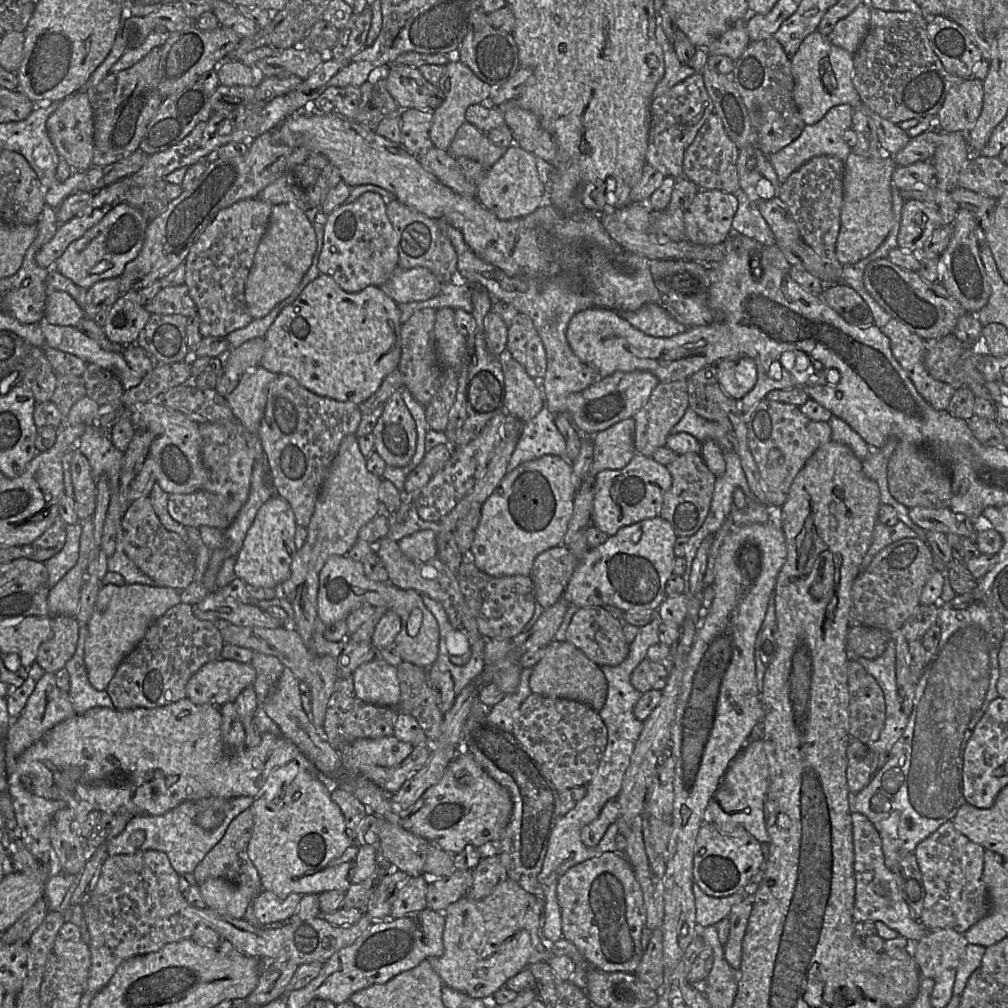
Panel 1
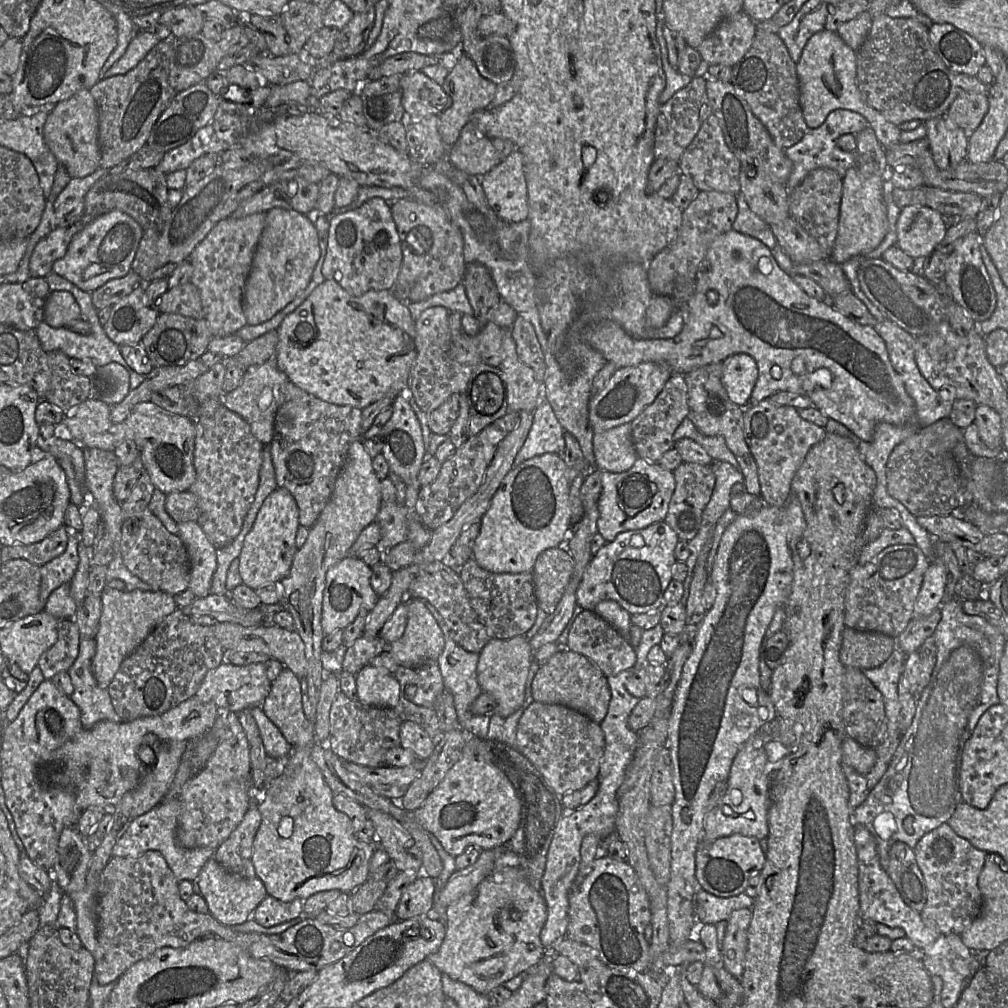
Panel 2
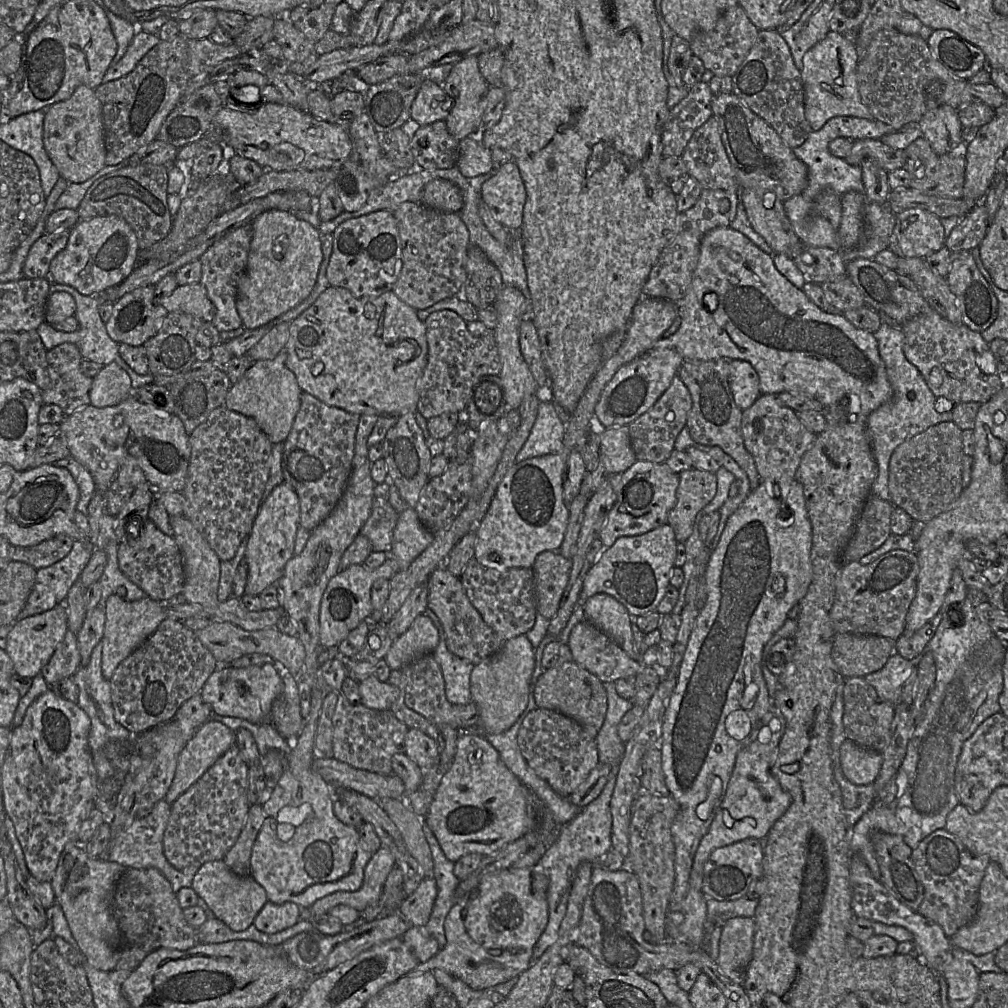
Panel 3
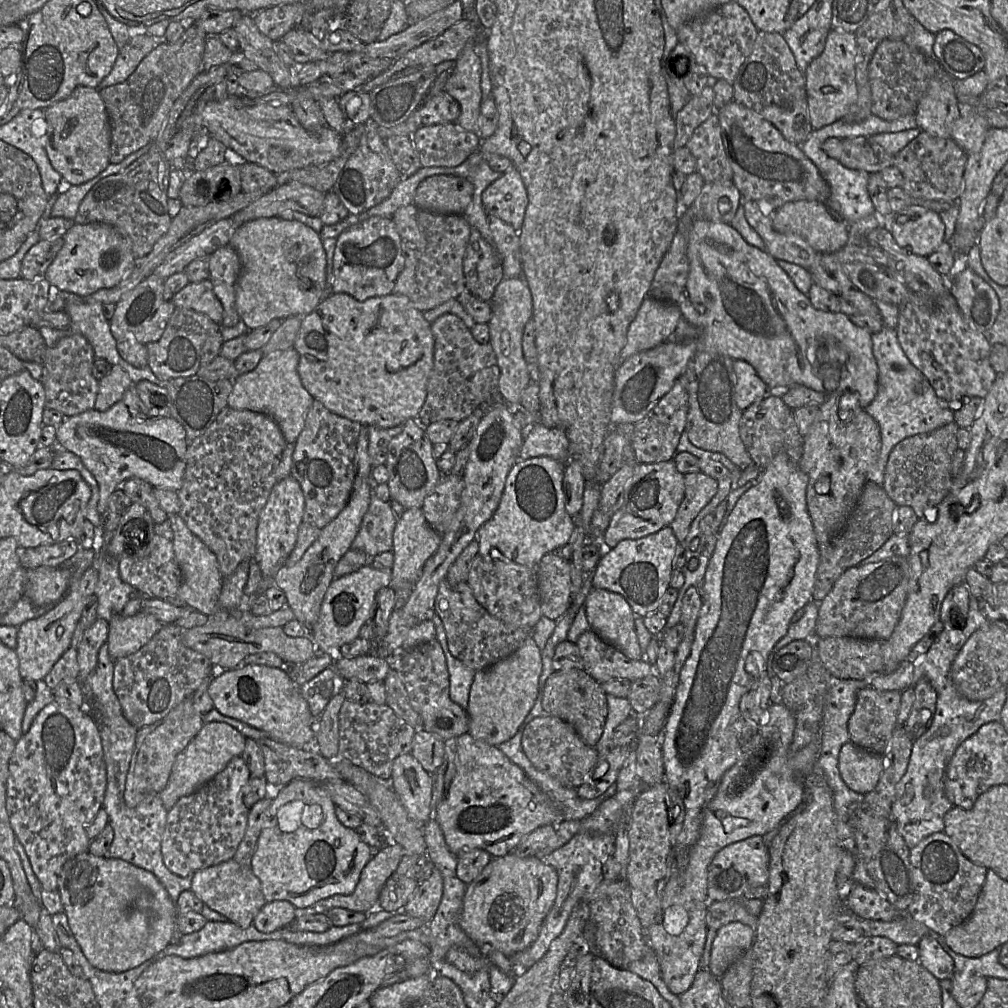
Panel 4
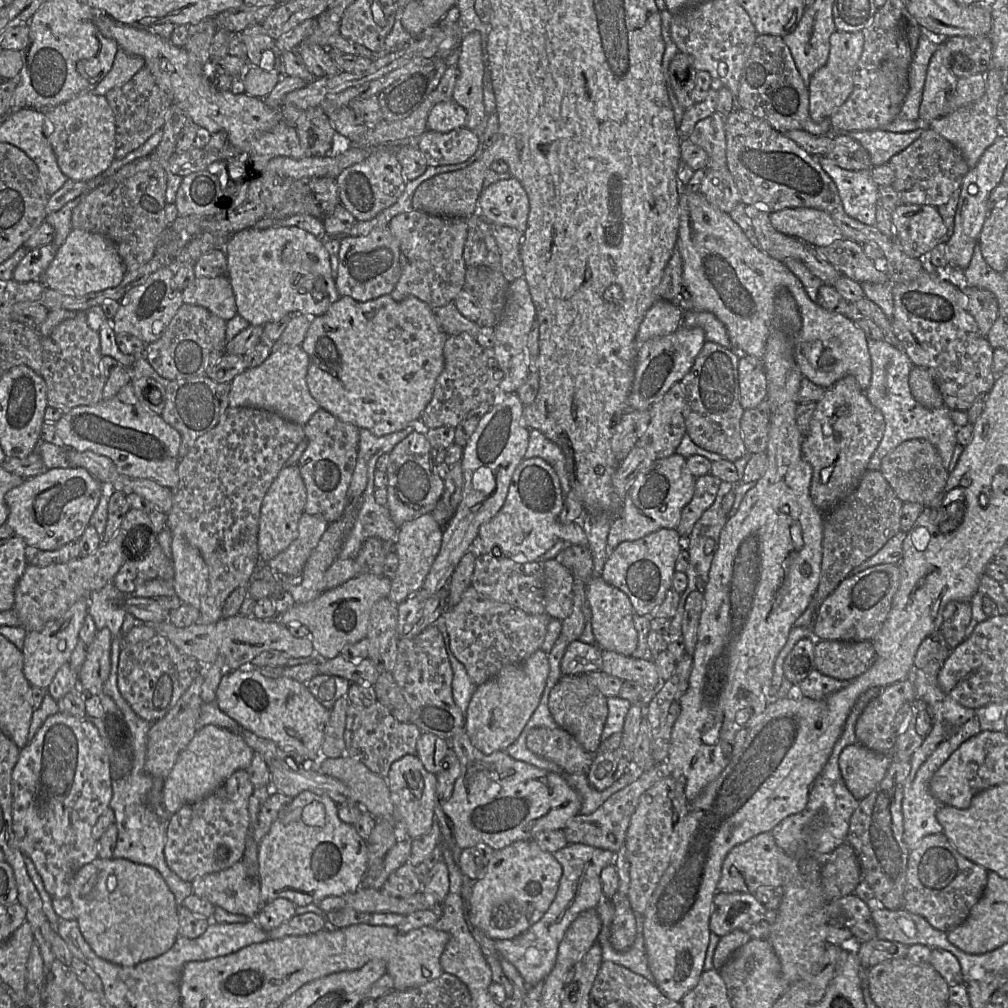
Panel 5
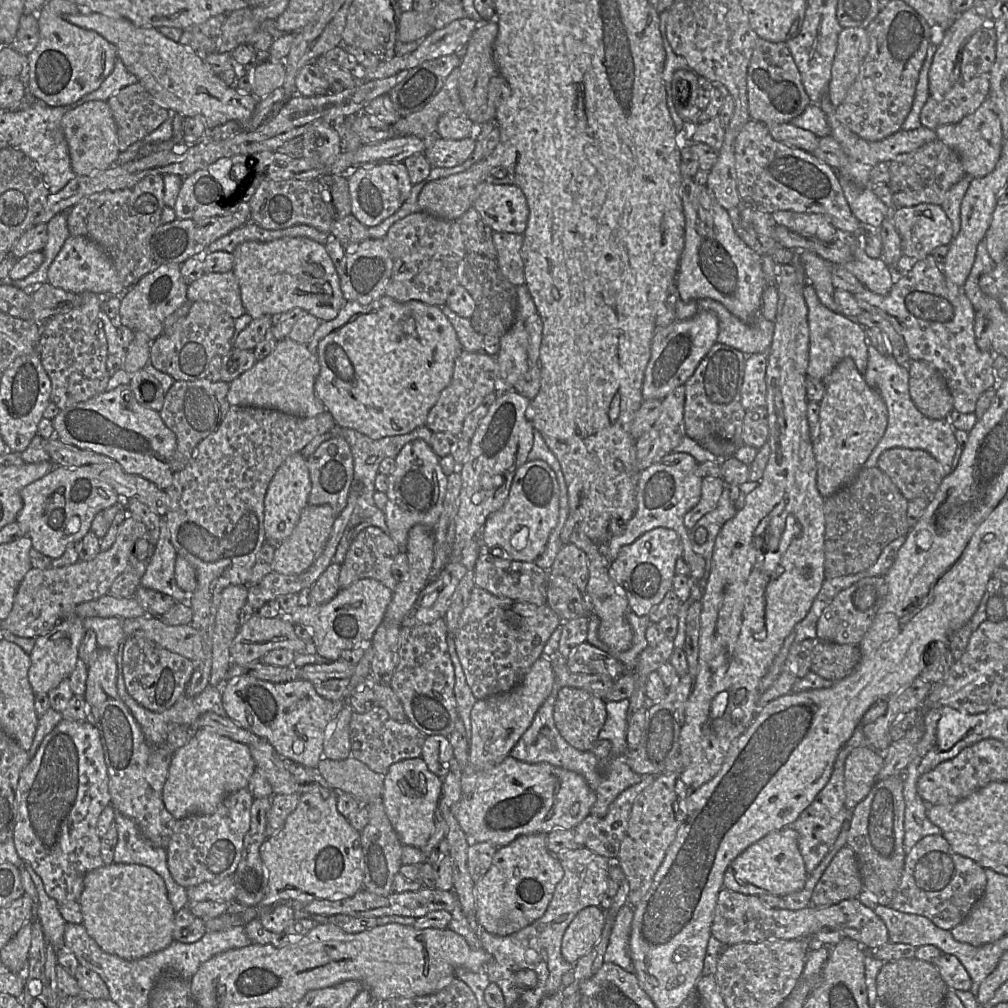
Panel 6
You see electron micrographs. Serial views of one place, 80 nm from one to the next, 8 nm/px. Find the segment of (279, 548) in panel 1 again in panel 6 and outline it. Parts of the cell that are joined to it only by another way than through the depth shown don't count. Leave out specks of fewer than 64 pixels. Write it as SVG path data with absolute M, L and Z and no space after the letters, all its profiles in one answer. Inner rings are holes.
M300 453L288 456L274 474L264 498L264 529L266 541L274 546L288 538L308 505L312 484L306 458Z

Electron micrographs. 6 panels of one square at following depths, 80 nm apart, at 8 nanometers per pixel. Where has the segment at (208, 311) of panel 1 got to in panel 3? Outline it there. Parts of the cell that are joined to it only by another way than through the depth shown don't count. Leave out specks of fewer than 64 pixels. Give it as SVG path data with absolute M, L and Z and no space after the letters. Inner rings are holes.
M251 224L237 228L215 242L199 258L202 264L202 276L199 283L206 288L208 297L215 307L212 324L220 333L243 326L236 308L236 296L238 283L246 270L252 236Z

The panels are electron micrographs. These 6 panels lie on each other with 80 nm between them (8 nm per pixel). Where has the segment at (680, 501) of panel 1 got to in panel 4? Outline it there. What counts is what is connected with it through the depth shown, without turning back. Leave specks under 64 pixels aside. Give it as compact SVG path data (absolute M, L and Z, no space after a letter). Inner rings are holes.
M700 471L685 474L684 481L685 496L670 524L679 543L684 541L694 519L718 491L718 480Z

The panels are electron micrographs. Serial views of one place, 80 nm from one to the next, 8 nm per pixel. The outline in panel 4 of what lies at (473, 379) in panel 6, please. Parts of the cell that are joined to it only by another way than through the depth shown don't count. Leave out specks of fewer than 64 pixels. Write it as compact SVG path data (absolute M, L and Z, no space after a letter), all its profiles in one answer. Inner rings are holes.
M446 313L431 323L434 336L434 364L427 383L425 402L419 411L428 426L444 419L461 422L470 416L492 390L498 390L500 368L491 343L477 342L464 321Z

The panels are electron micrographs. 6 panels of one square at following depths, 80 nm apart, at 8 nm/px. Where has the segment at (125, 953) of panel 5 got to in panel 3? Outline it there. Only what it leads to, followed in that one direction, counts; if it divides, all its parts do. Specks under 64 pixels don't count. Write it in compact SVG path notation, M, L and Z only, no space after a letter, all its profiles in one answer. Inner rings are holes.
M69 842L65 845L59 857L51 885L55 894L55 901L61 906L72 935L86 961L93 968L113 971L119 959L120 931L111 910L111 900L116 884L127 868L108 860L106 857L92 858L84 850L83 845L80 842Z

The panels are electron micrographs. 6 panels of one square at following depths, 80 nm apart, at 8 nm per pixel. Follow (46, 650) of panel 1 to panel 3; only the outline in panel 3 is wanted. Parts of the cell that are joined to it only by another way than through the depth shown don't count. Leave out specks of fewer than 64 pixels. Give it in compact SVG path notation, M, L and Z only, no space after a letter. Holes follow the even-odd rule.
M69 629L64 639L57 646L49 662L42 668L40 674L48 685L64 679L71 678L81 667L80 651L77 634Z

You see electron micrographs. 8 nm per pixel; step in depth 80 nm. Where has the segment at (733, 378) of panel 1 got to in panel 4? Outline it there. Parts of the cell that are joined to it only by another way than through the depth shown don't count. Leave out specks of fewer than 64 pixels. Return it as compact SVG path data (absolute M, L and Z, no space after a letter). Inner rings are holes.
M734 360L733 369L736 376L735 400L742 411L770 392L767 385L748 362Z

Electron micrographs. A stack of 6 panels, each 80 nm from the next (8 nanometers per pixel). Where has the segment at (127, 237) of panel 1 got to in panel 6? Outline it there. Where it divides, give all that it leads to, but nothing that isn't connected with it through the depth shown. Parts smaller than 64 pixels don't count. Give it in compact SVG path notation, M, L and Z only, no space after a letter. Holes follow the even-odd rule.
M69 236L66 239L49 266L47 283L74 294L91 292L99 296L118 296L122 299L128 292L123 287L112 261L105 251L95 242L82 236Z

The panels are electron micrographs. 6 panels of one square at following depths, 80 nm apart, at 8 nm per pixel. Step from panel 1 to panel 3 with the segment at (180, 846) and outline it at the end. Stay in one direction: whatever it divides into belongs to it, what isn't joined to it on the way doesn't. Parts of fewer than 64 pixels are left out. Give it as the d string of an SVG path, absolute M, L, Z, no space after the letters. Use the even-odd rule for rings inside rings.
M158 801L151 812L140 819L134 820L130 826L122 832L117 833L110 839L106 858L112 862L116 862L126 868L156 868L170 882L173 891L177 892L184 887L192 887L193 878L202 866L195 863L181 870L174 868L166 859L163 849L163 838L166 827L168 825L172 805L167 801Z

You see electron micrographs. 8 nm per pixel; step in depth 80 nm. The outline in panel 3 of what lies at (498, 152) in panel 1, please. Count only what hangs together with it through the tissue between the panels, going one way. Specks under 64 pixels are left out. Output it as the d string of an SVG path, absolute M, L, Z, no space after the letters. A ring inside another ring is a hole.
M480 134L460 140L456 167L467 178L473 178L493 170L491 149L483 145Z

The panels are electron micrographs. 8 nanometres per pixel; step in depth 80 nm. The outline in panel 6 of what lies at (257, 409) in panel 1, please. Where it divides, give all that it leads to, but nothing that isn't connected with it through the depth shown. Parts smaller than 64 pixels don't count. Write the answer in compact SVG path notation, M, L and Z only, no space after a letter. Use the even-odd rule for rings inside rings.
M287 337L277 342L268 356L230 382L227 401L231 406L273 409L297 417L312 418L325 411L324 404L314 391L319 372L319 361L310 353L307 345Z

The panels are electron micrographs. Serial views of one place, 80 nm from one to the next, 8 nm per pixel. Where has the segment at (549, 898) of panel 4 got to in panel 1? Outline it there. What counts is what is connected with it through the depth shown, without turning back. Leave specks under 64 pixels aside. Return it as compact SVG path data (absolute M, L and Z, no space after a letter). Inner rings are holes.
M507 878L482 900L463 897L444 910L444 953L427 960L445 985L473 998L485 998L523 968L550 960L538 935L541 914L537 898Z

